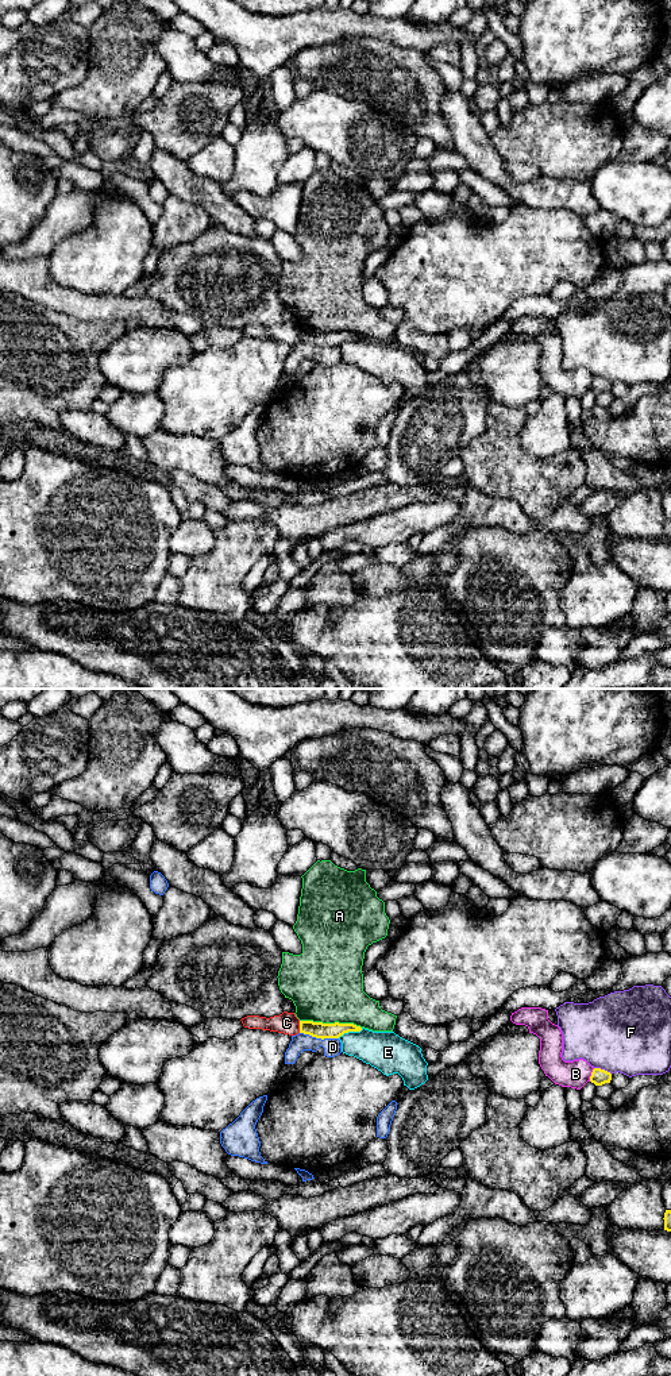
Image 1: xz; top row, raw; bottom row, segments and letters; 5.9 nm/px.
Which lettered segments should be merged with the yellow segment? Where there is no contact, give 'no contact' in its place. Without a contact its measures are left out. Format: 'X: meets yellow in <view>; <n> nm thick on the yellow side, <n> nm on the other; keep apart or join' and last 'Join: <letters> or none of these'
A: meets yellow in xz; 100 nm thick on the yellow side, 440 nm on the other; keep apart
B: meets yellow in xz; 100 nm thick on the yellow side, 160 nm on the other; keep apart
C: meets yellow in xz; 100 nm thick on the yellow side, 130 nm on the other; keep apart
D: meets yellow in xz; 100 nm thick on the yellow side, 110 nm on the other; keep apart
E: meets yellow in xz; 100 nm thick on the yellow side, 240 nm on the other; keep apart
F: meets yellow in xz; 100 nm thick on the yellow side, 480 nm on the other; keep apart
Join: none of these

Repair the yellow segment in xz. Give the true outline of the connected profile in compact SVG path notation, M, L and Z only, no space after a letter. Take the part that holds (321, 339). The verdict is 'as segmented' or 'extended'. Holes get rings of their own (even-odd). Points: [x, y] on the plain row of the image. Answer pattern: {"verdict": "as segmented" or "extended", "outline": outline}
{"verdict": "as segmented", "outline": "M300 329L300 342L309 343L316 347L339 347L348 340L360 340L362 336L354 332L323 332L313 329Z"}

